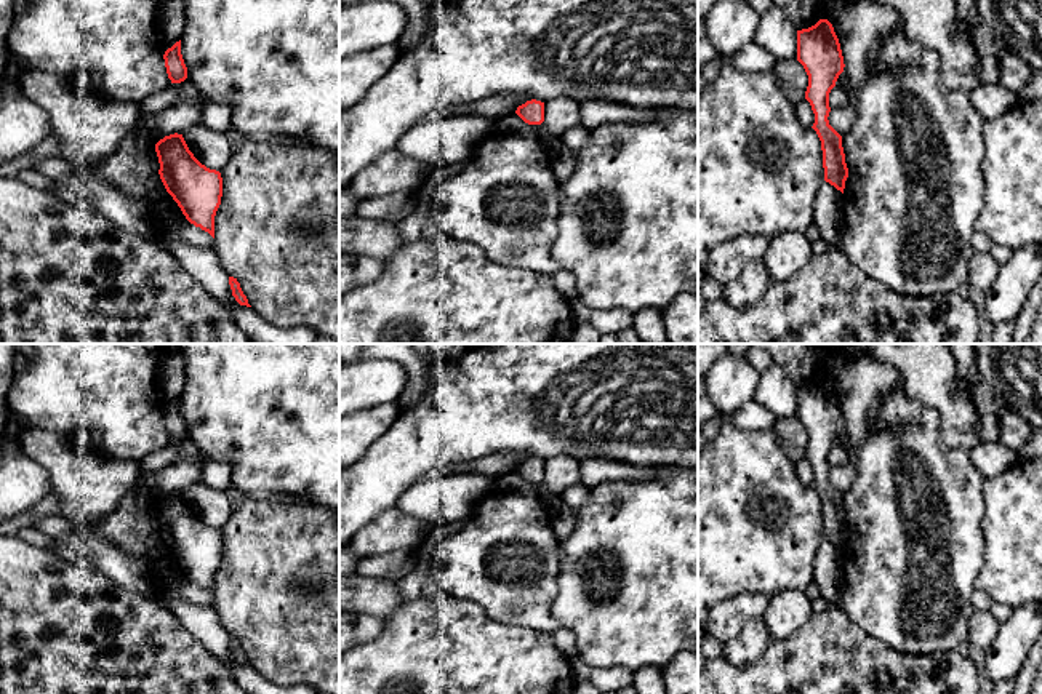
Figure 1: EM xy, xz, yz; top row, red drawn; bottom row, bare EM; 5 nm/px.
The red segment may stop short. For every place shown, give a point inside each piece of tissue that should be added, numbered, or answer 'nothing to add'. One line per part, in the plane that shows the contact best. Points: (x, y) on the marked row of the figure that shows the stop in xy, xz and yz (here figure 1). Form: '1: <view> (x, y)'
nothing to add

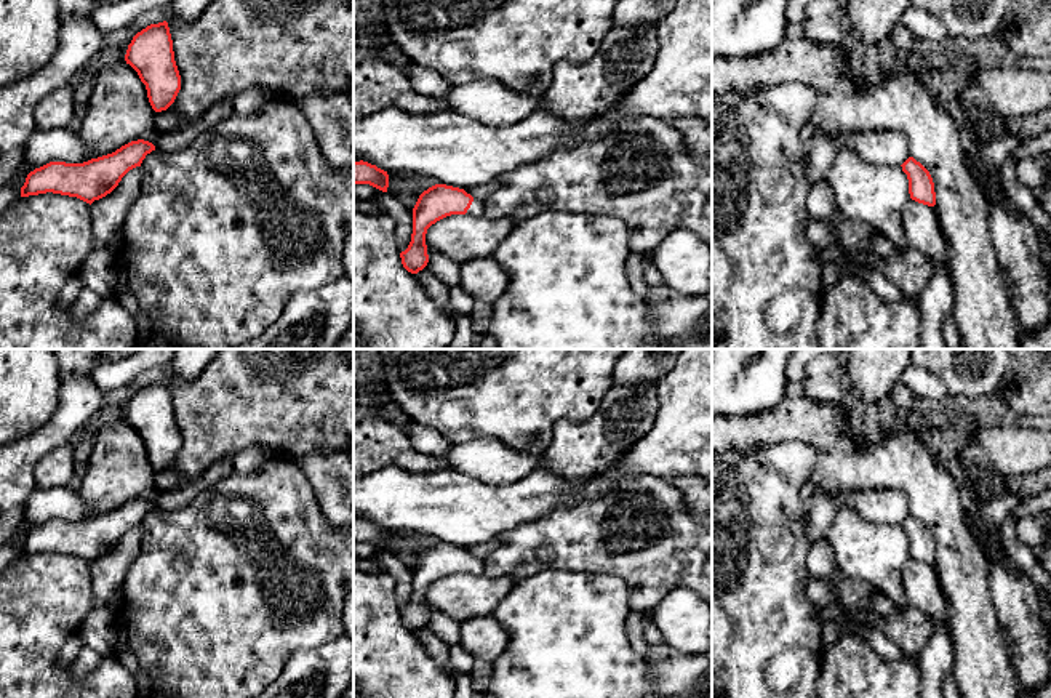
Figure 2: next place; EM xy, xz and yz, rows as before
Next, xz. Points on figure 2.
1: xz (477, 208)

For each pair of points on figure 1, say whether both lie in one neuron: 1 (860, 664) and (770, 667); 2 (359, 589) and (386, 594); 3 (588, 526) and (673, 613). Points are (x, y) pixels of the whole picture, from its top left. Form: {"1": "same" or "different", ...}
{"1": "same", "2": "same", "3": "same"}

